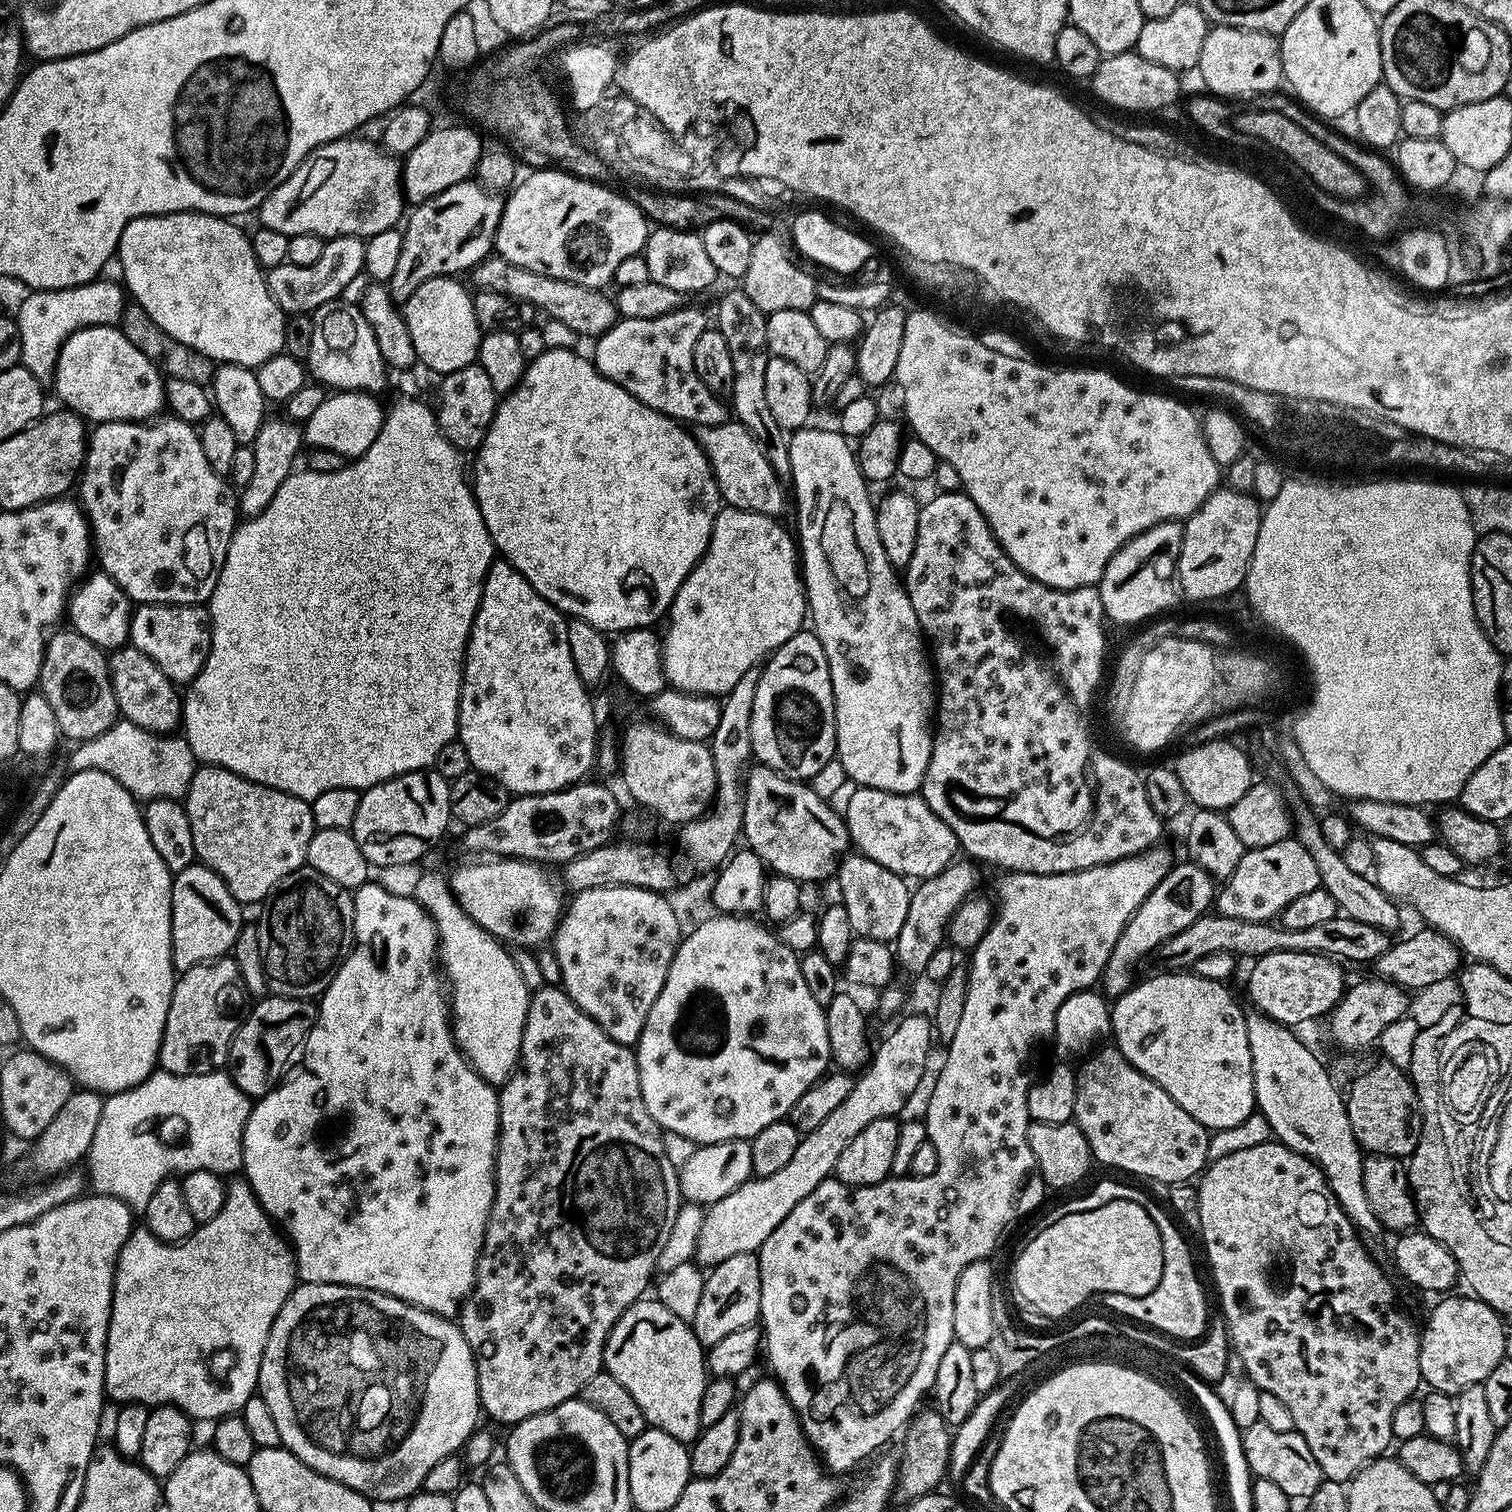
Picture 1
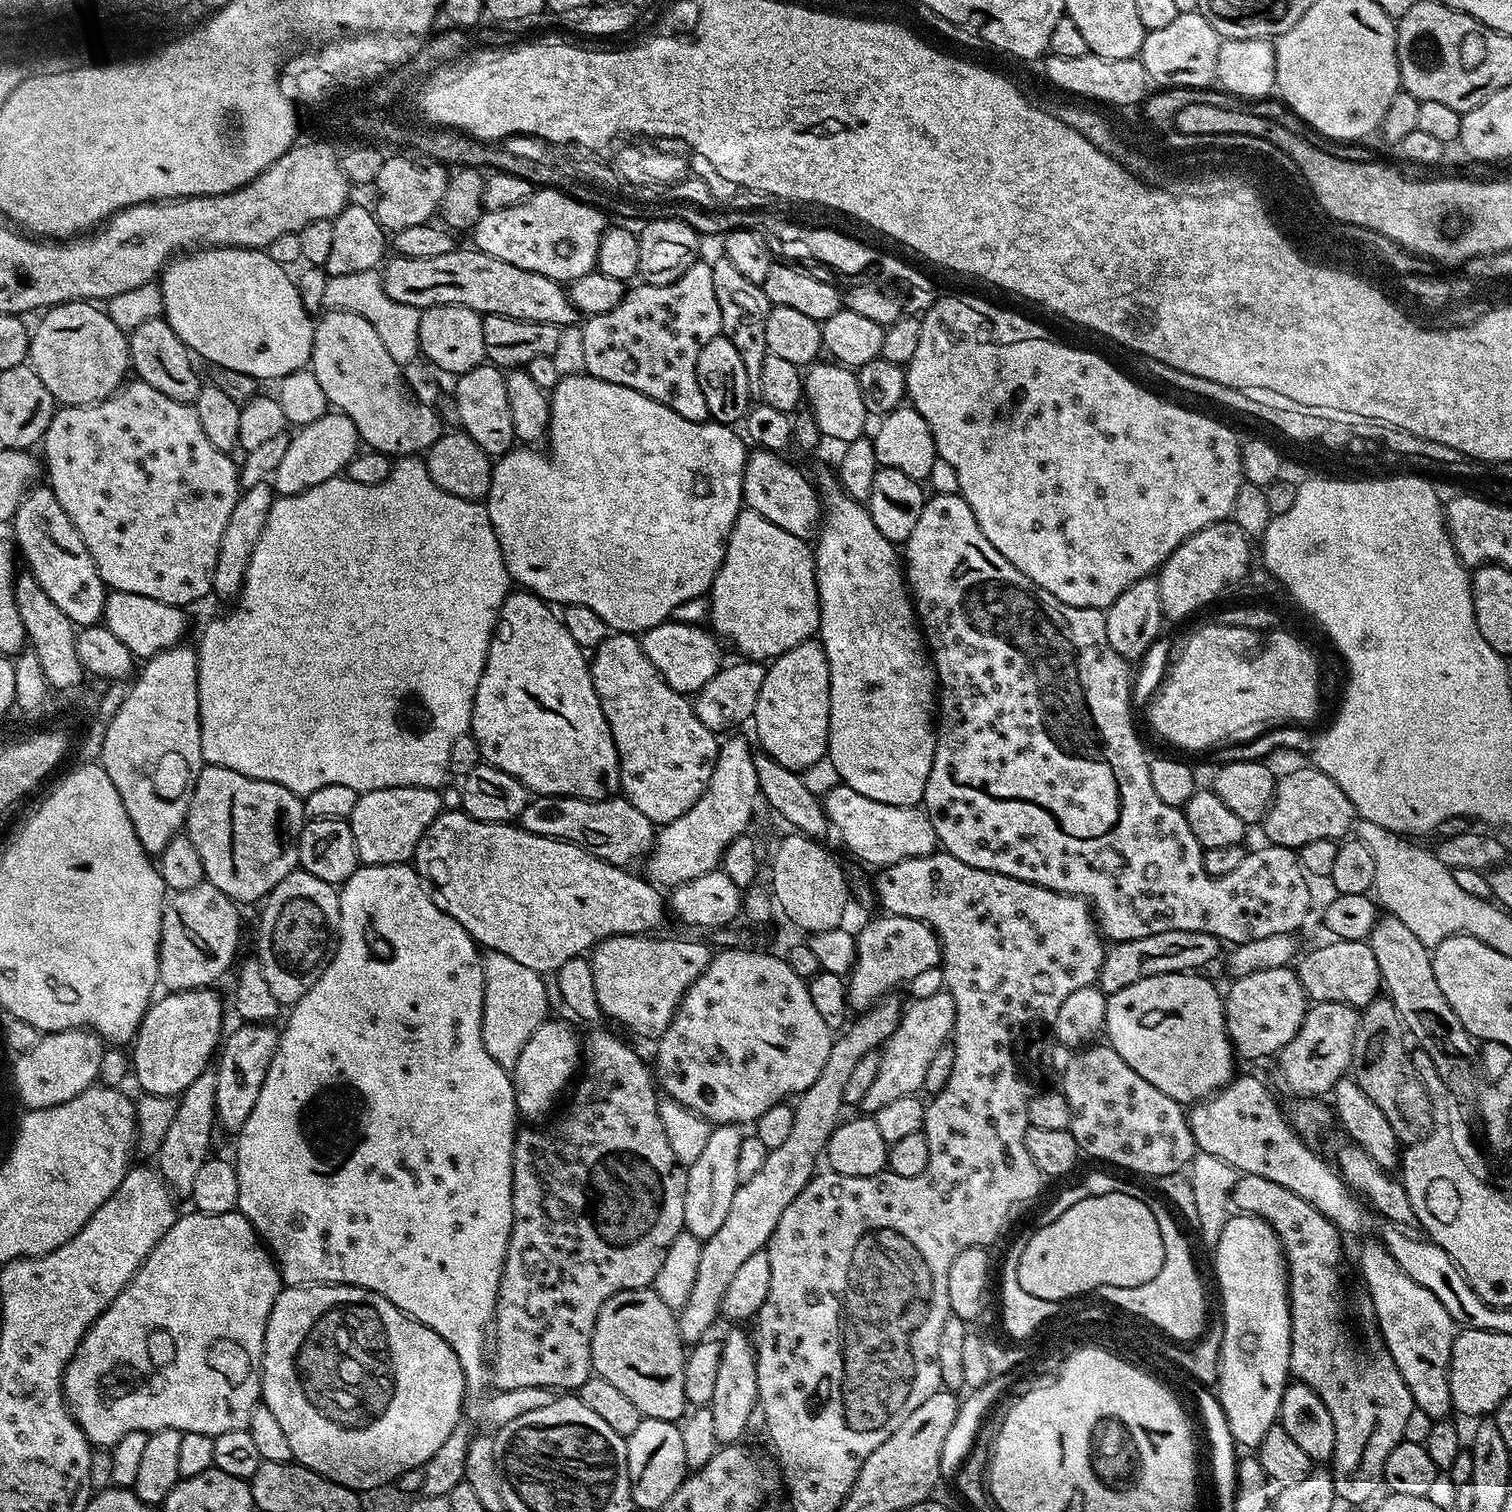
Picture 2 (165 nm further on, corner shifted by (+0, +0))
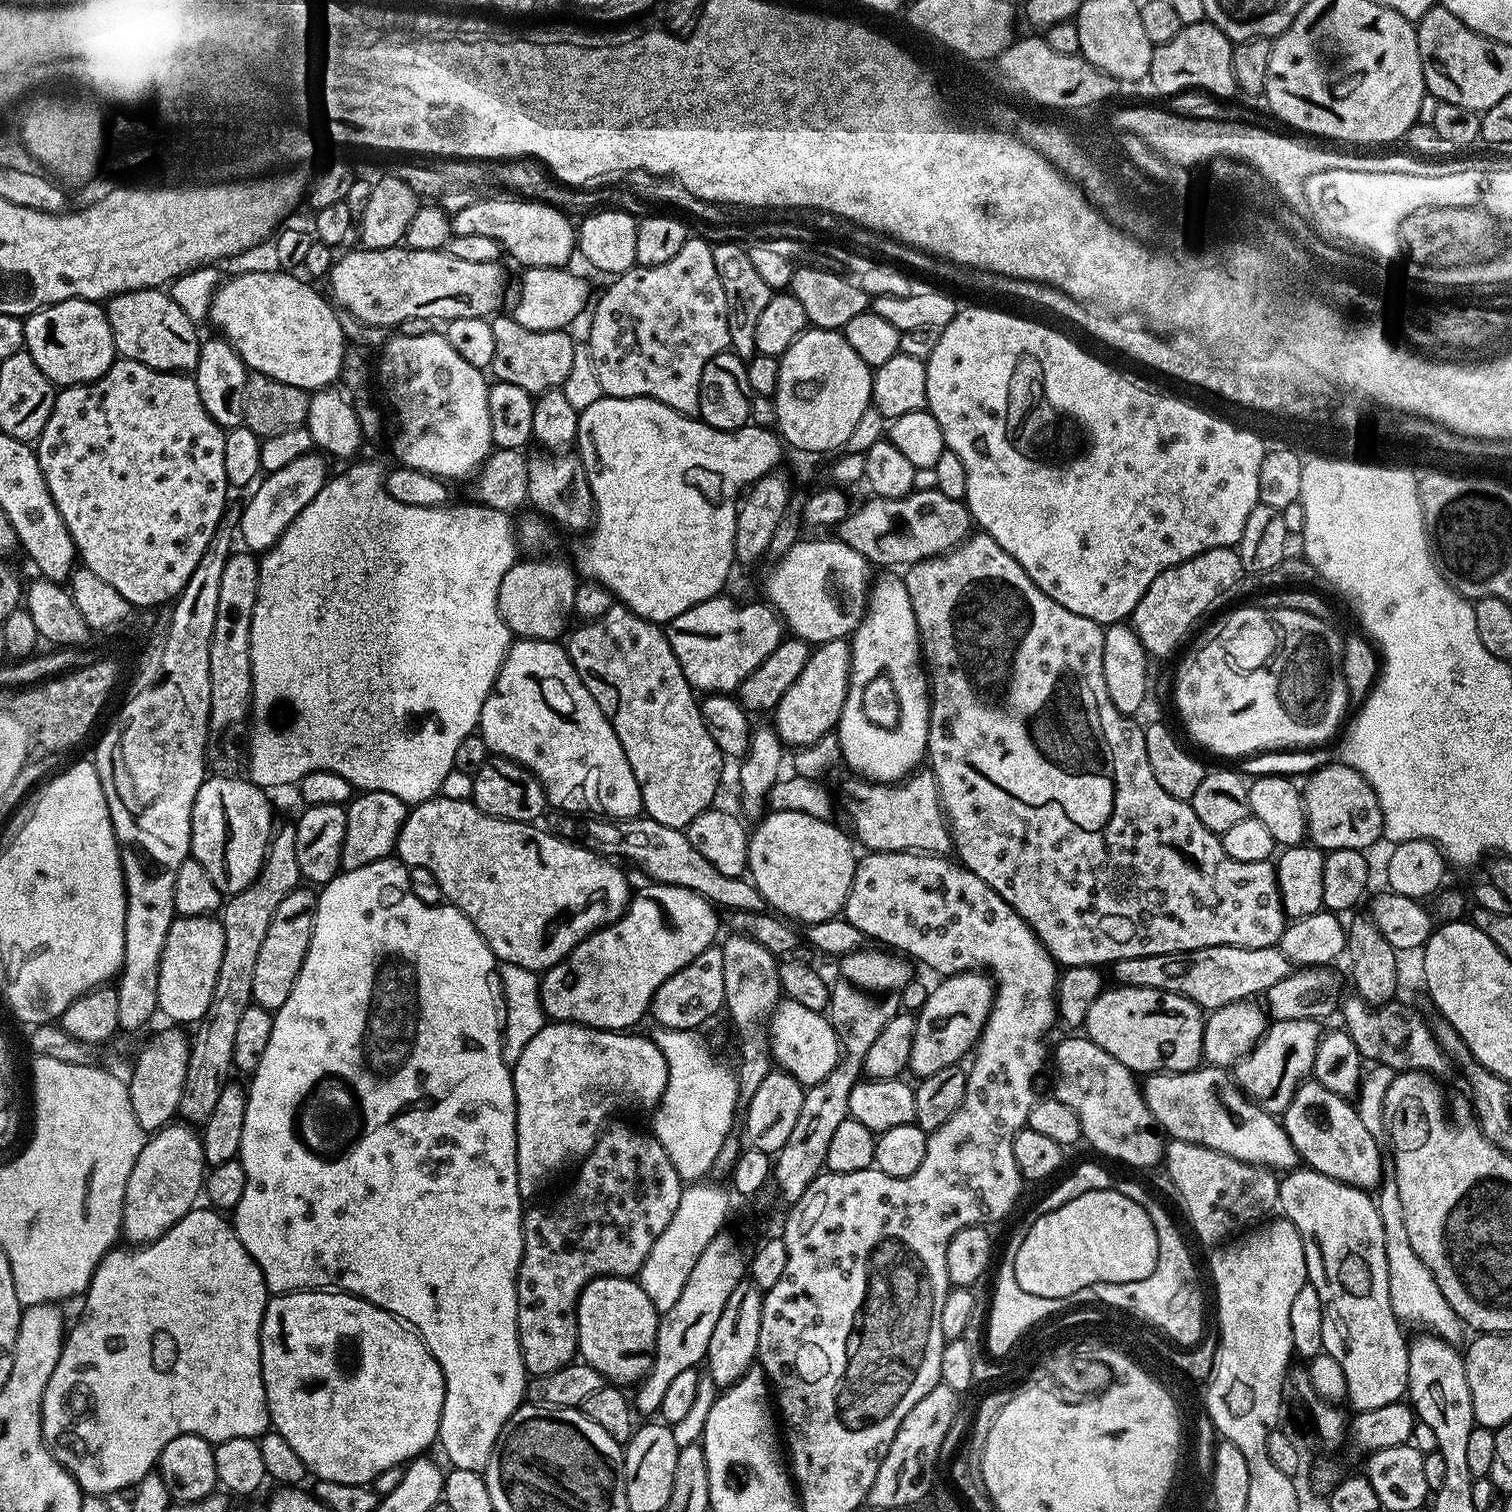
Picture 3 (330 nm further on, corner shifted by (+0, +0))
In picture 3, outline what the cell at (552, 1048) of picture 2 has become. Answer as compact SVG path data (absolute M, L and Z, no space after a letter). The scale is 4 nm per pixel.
M548 1022L530 1038L526 1050L522 1050L522 1058L511 1065L516 1095L516 1169L521 1197L534 1195L547 1180L586 1159L615 1112L623 1108L652 1110L659 1104L668 1077L666 1058L662 1058L662 1050L647 1035L632 1035L636 1034L628 1030L607 1032L605 1028L587 1028L584 1024Z

